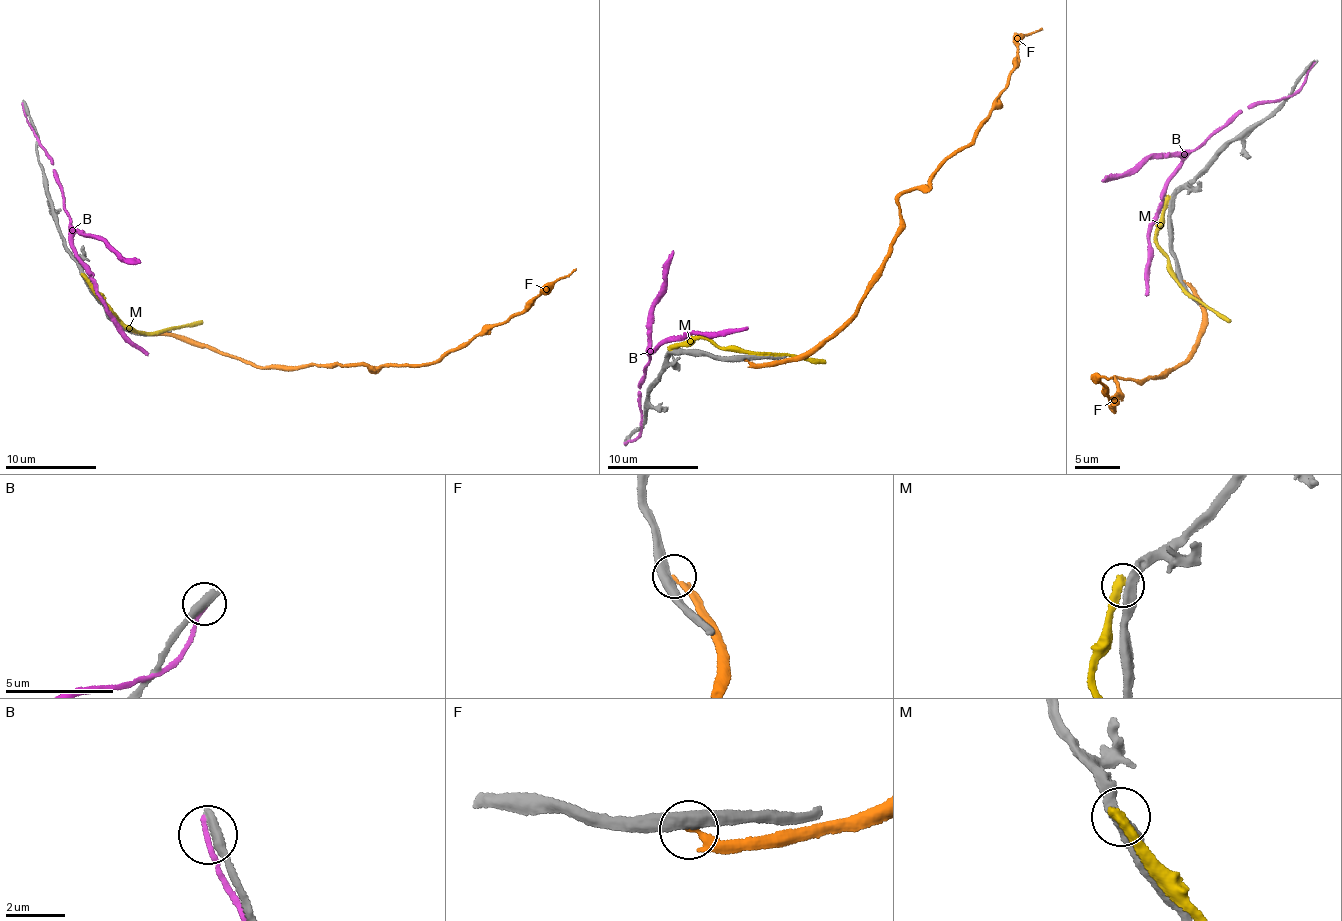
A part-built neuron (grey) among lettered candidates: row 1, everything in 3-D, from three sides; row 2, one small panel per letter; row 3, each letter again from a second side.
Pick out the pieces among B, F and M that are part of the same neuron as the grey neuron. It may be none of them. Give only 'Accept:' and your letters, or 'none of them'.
Accept: none of them

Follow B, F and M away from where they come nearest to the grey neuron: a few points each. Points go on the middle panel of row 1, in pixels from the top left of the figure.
B: (626, 443), (641, 429), (641, 377), (651, 359), (648, 357), (660, 345), (691, 333), (713, 338), (748, 326)
F: (744, 360), (806, 352), (853, 315), (887, 257), (900, 195), (929, 185), (973, 146), (1021, 40), (1041, 28)
M: (672, 349), (702, 339), (761, 355), (787, 353), (824, 363)

